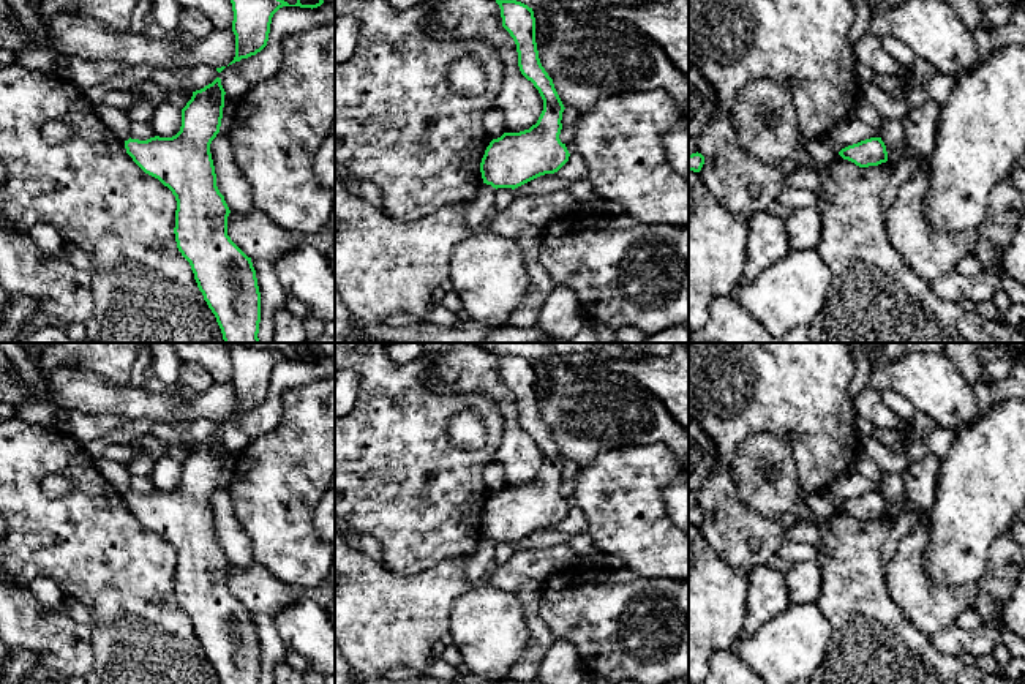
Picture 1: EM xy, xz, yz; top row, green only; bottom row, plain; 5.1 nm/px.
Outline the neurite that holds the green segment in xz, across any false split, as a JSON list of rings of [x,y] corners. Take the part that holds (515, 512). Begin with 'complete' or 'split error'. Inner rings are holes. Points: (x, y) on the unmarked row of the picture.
complete; [[[494,354],[501,362],[502,381],[516,398],[520,425],[543,453],[537,477],[493,493],[480,517],[483,537],[496,543],[515,543],[540,529],[558,526],[569,515],[570,507],[559,493],[565,461],[540,417],[532,362],[516,354]]]

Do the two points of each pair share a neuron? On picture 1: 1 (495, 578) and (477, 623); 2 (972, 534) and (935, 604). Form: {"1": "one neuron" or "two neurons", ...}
{"1": "two neurons", "2": "two neurons"}

